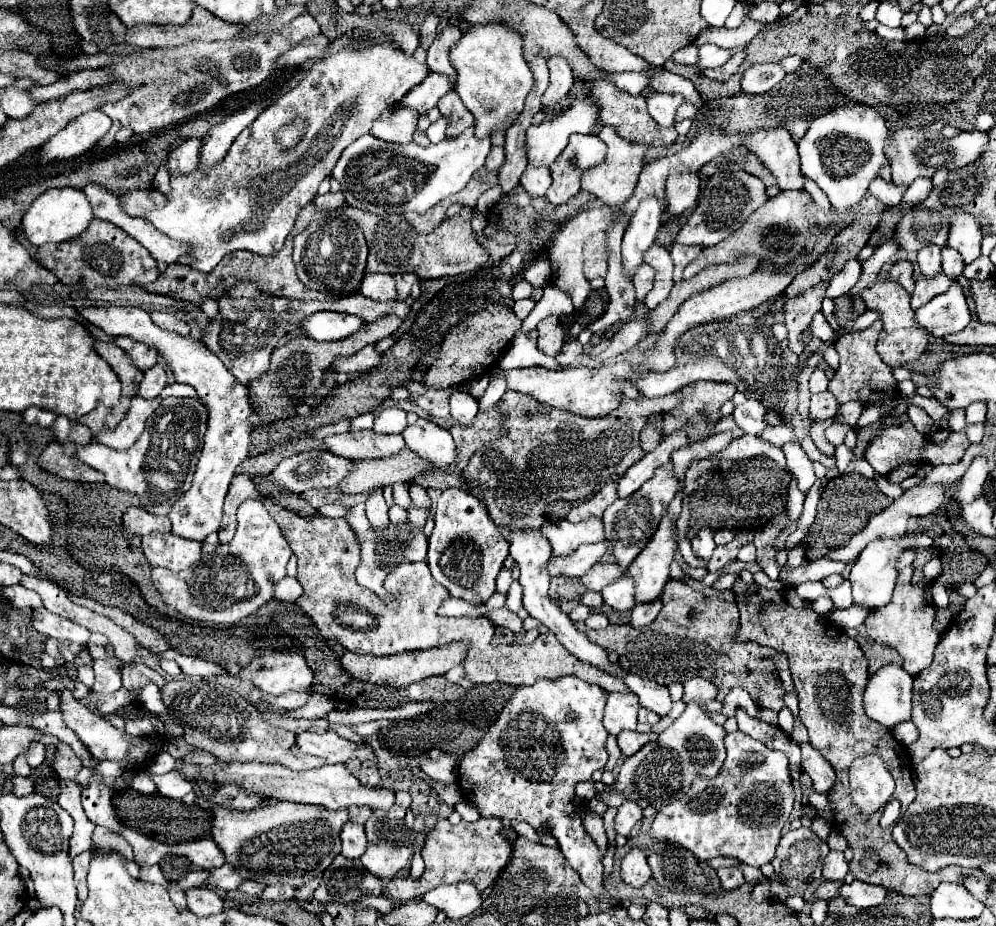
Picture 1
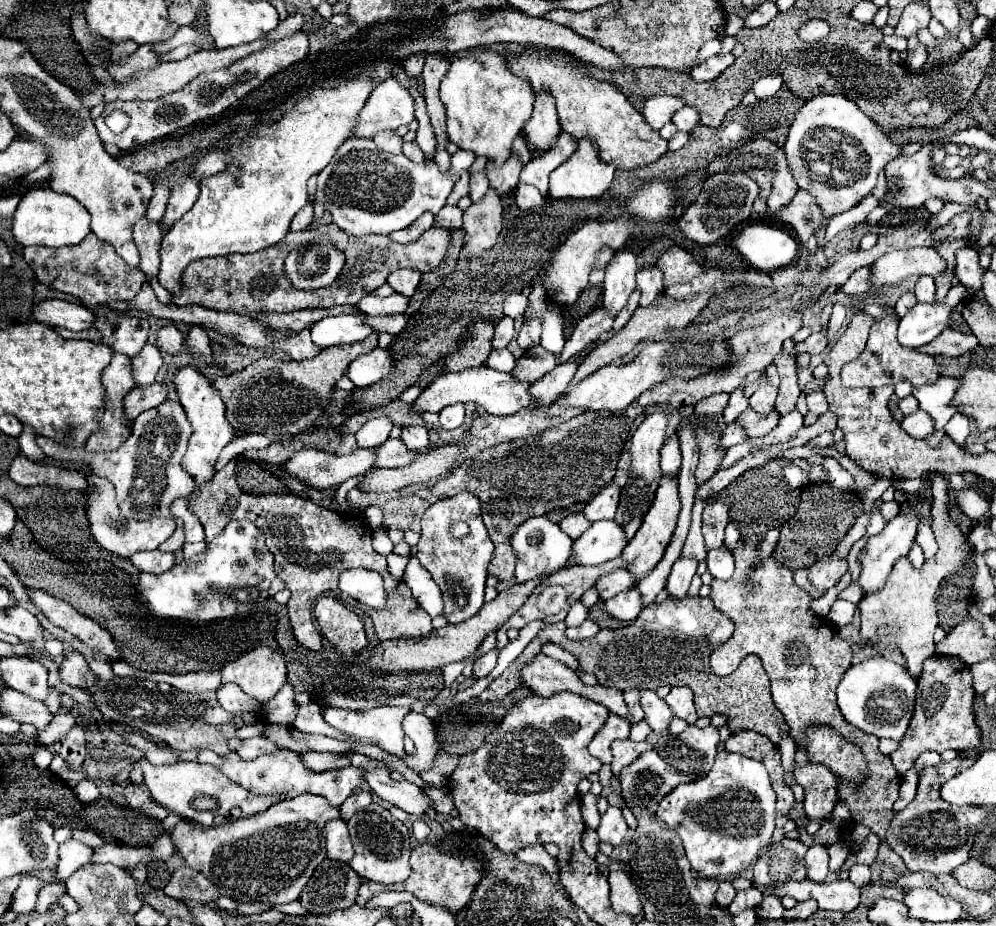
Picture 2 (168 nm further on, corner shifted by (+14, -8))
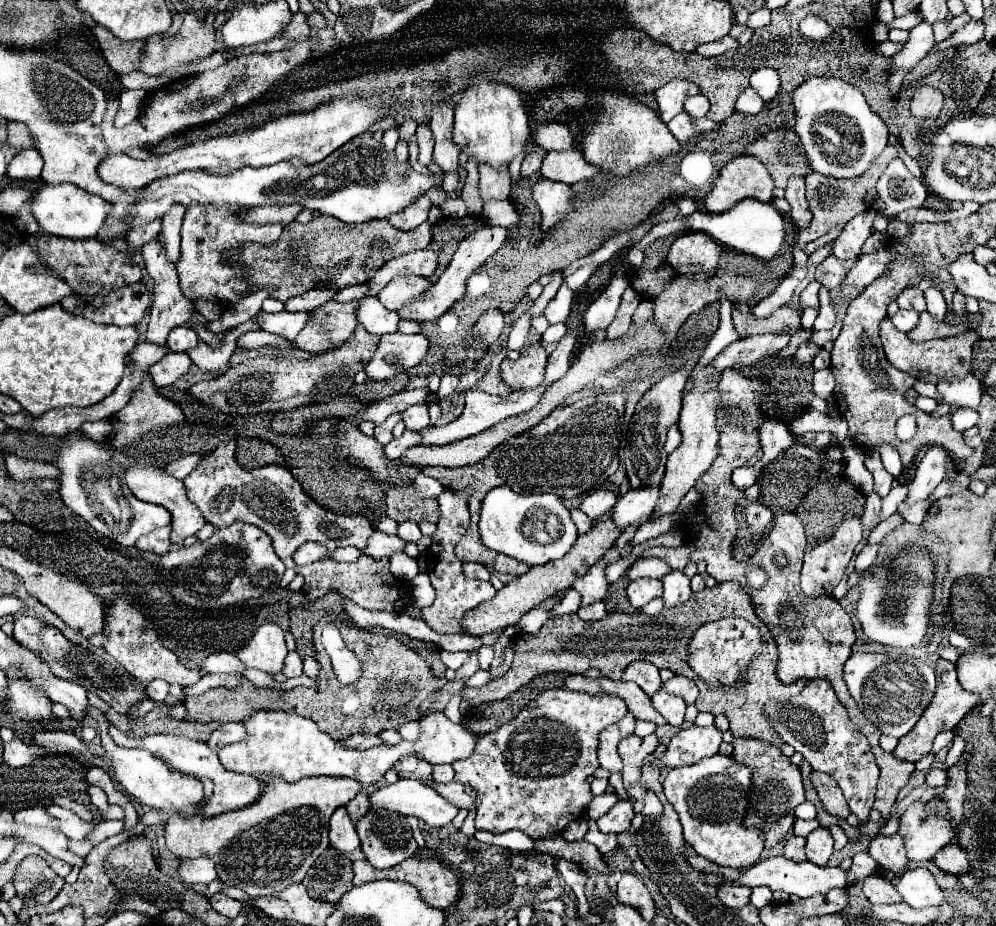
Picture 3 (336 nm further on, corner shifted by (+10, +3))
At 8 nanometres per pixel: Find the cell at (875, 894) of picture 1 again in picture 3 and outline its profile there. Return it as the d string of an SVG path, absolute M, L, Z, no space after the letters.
M772 856L772 858L760 860L752 868L740 870L740 878L738 880L728 880L722 874L716 874L716 872L700 872L700 874L704 876L704 880L708 884L714 884L714 886L722 886L722 884L740 884L740 886L750 886L750 888L768 886L772 892L780 890L780 892L786 892L786 894L796 894L800 898L808 898L812 894L824 894L830 888L846 888L846 872L840 870L838 866L836 868L818 866L818 864L808 862L808 860L792 862L790 858L784 858L784 856Z

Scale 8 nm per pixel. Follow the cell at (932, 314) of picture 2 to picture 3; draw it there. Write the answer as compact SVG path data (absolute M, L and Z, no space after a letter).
M898 310L894 316L890 316L890 320L900 332L908 332L908 330L912 330L912 326L916 326L918 312L916 310Z

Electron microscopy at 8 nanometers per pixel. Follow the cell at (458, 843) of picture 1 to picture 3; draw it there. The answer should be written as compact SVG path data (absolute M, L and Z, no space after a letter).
M408 858L406 862L402 862L400 866L392 866L392 870L376 870L368 860L354 860L352 862L354 868L354 884L366 884L366 882L374 882L374 880L396 880L396 882L408 882L414 888L418 888L420 898L424 898L424 902L428 906L434 908L448 908L456 902L458 894L460 894L460 886L458 886L458 876L440 860L436 858Z

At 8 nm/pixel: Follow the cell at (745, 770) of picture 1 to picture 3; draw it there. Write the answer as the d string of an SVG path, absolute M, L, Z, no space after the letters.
M716 754L704 758L692 766L674 768L664 780L664 794L668 802L680 816L684 830L684 840L696 850L696 854L708 858L718 866L728 868L750 868L758 862L764 838L760 830L746 830L742 818L746 812L746 794L750 790L752 770L744 764L738 764L732 756Z

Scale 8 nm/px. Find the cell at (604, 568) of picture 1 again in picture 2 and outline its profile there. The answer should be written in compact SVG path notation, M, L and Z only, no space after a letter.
M616 569L608 575L598 577L594 587L598 589L598 595L604 601L604 599L610 599L610 597L626 591L626 589L632 589L634 587L634 577L626 569Z

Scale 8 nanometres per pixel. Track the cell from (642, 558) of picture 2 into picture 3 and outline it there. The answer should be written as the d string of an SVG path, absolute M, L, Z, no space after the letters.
M696 362L694 370L692 370L692 376L690 376L692 388L688 388L686 394L684 394L684 406L682 406L680 420L678 420L678 430L682 434L682 442L672 454L668 454L666 472L664 472L664 480L662 480L662 486L660 486L660 498L654 506L652 516L672 514L678 508L684 494L696 484L696 480L716 460L716 454L718 454L716 412L718 412L720 394L718 394L718 380L714 380L714 376L716 376L714 362L708 362L706 366L700 366L700 362Z

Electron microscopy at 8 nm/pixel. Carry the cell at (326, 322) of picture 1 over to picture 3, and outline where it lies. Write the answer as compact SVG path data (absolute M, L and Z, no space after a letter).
M366 296L360 302L356 316L358 316L360 324L370 334L376 334L376 336L382 336L388 332L398 332L398 326L400 326L400 316L396 312L386 310L376 298L370 298L370 296Z

